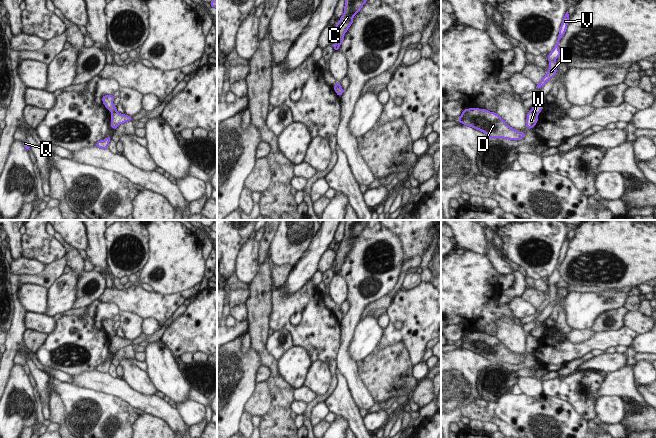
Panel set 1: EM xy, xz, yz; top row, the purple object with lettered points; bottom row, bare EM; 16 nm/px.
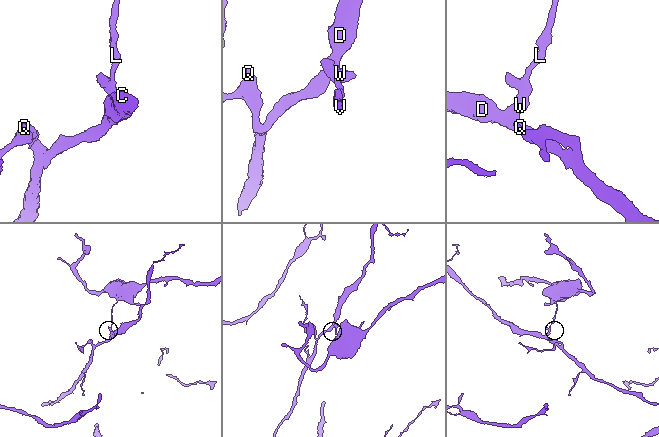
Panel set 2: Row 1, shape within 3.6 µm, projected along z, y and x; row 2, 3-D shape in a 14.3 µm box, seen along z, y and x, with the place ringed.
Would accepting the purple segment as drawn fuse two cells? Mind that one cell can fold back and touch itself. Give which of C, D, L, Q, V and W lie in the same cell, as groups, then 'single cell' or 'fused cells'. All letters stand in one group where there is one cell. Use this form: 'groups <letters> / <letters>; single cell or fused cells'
groups C D Q W / L V; fused cells

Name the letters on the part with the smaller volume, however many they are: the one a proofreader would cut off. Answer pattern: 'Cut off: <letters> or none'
Cut off: C, D, Q, W

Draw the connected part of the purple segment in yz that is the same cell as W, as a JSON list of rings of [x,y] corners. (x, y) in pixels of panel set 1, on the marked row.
[[[529,111],[527,113],[527,119],[526,119],[526,127],[527,127],[527,130],[528,129],[531,129],[531,128],[534,128],[534,126],[537,124],[538,122],[538,115],[537,113],[533,113],[532,111]]]

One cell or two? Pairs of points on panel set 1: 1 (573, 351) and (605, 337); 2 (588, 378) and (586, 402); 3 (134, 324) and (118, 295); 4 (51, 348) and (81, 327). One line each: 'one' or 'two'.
1: one
2: one
3: two
4: one

